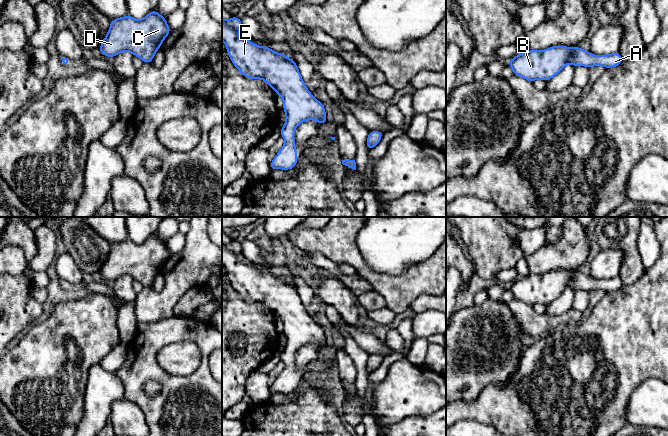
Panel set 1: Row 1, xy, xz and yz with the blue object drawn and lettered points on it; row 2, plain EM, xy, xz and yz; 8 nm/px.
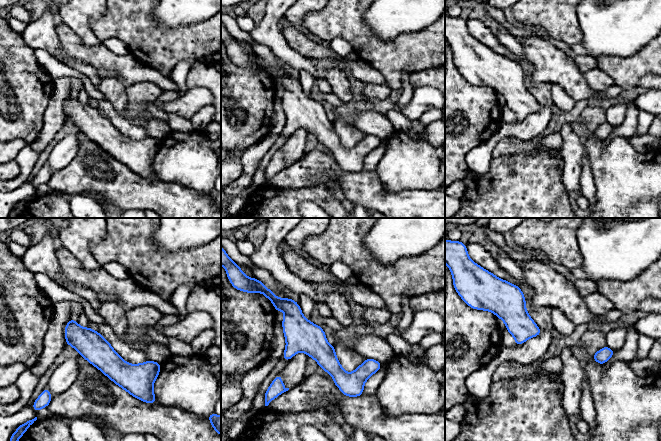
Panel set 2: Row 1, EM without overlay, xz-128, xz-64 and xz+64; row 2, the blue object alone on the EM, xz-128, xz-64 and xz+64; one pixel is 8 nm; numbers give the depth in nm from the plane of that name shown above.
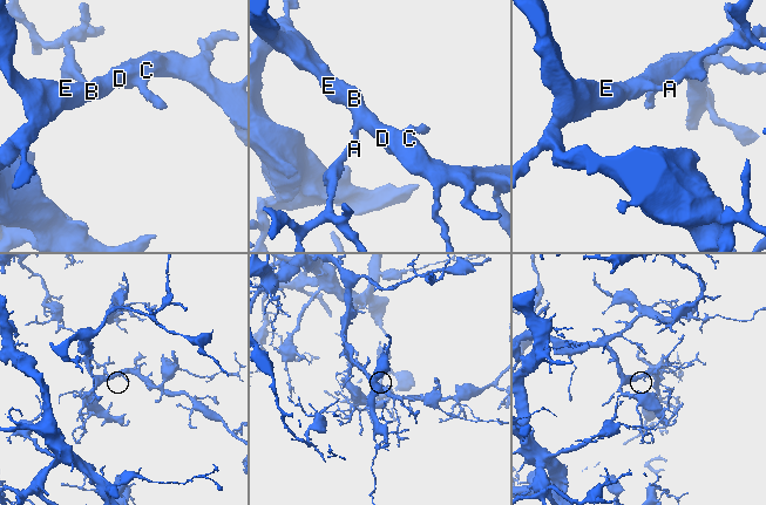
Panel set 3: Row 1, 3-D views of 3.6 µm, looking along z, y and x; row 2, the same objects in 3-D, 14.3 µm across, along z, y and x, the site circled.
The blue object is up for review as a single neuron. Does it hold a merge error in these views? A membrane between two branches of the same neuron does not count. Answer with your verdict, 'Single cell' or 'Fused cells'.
Single cell

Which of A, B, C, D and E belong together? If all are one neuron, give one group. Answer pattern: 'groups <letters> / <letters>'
groups A B C D E

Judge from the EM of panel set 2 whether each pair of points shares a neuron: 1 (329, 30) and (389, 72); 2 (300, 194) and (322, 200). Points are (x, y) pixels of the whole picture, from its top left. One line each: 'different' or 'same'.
1: same
2: same

